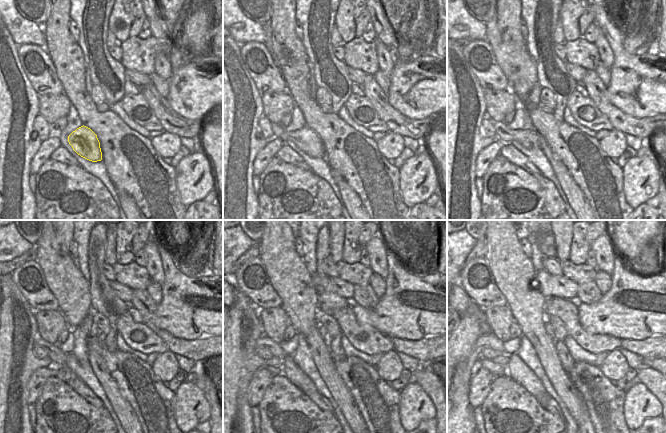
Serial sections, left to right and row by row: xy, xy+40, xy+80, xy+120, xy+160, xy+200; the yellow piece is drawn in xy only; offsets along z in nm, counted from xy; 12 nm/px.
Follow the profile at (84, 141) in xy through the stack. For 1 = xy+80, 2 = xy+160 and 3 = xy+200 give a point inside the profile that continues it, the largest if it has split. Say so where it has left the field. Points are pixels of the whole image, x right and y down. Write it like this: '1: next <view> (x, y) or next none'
1: next xy+80 (528, 138)
2: next xy+160 (265, 342)
3: next xy+200 (490, 341)

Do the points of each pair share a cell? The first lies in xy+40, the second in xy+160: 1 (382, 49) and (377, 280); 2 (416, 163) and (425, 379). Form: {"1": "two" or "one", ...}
{"1": "two", "2": "two"}

